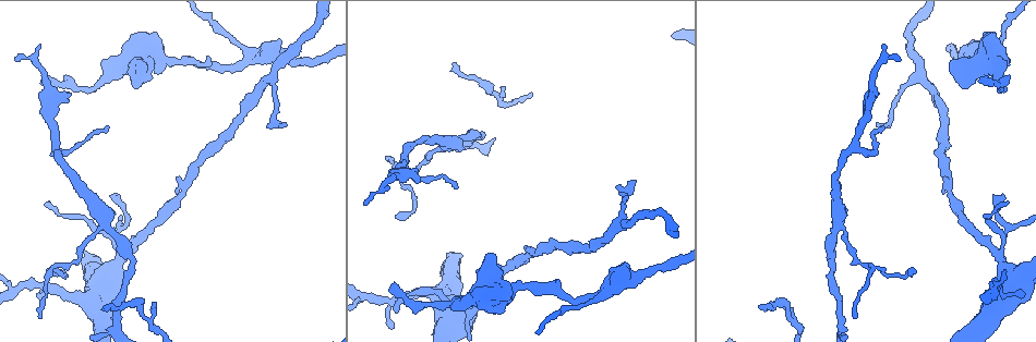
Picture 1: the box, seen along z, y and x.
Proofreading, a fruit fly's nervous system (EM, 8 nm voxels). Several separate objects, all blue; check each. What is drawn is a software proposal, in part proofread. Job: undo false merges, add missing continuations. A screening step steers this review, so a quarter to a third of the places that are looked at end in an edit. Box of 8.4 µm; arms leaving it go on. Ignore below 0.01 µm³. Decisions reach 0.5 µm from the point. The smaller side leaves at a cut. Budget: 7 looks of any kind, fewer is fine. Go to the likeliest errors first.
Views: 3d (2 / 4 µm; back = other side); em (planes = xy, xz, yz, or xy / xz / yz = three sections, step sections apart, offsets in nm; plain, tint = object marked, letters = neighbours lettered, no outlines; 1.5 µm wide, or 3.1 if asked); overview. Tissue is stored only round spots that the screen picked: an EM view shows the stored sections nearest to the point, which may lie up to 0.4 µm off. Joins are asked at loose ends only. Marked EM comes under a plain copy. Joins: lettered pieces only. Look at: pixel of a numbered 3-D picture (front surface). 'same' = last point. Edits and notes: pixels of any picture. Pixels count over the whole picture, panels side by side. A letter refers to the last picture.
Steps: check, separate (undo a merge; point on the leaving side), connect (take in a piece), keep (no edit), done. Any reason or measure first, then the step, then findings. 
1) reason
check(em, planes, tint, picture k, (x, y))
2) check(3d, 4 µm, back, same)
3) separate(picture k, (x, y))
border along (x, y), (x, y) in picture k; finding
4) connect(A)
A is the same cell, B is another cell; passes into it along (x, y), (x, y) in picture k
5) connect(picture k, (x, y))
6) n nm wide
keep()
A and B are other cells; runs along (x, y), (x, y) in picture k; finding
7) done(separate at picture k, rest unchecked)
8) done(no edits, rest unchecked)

thin end
check(em, planes, letters, picture 1, (389, 186))

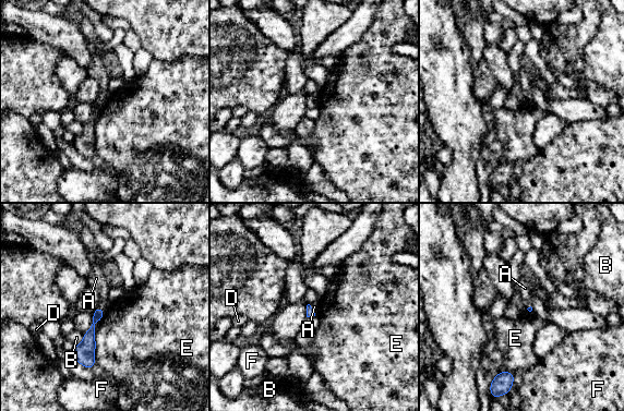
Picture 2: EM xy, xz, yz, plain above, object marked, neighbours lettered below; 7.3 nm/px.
connect(A)
A is the same cell, B, D, E and F are other cells; passes into it along (88, 339), (100, 307), (96, 278) in picture 2; it goes on there

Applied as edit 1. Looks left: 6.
sudden change in width
check(3d, 2 µm, picture 1, (636, 279))

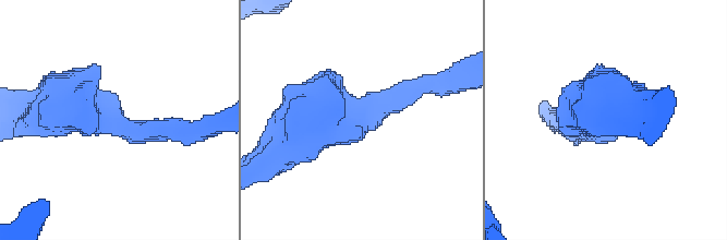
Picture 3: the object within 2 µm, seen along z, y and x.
arms of 160, 280 nm; shape alone is not enough
check(em, yz, step 4, tint, picture 3, (118, 120))

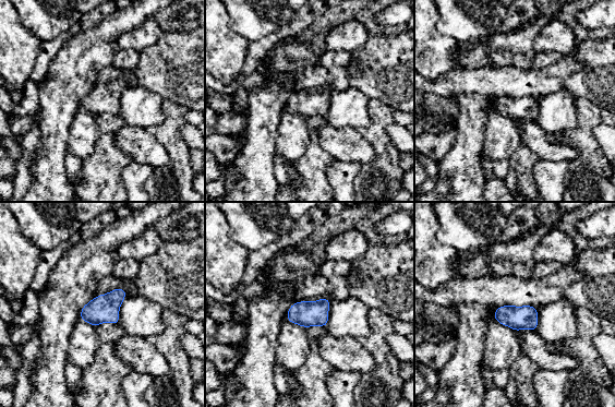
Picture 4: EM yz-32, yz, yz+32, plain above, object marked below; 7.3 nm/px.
check(em, planes, letters, same)

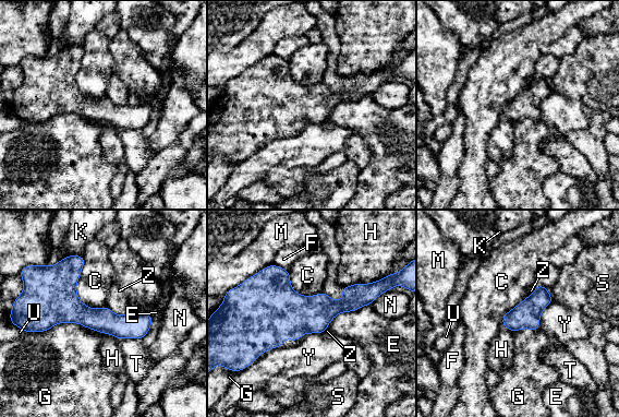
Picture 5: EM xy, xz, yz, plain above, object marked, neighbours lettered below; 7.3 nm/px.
180 nm wide
keep()
C, E, F, G, H, K, M, N, S, T, U, Y and Z are other cells; border along (107, 306), (117, 314), (126, 313) in picture 5; continuous, no second neuron

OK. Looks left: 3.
sudden change in width
check(3d, 2 µm, picture 1, (178, 60))

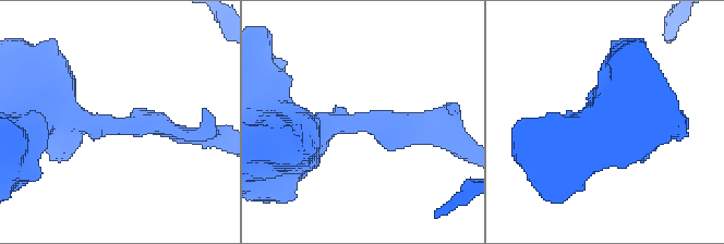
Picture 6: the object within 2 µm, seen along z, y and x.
arms of 180, 600 nm
check(em, xz, step 4, tint, picture 6, (117, 120))

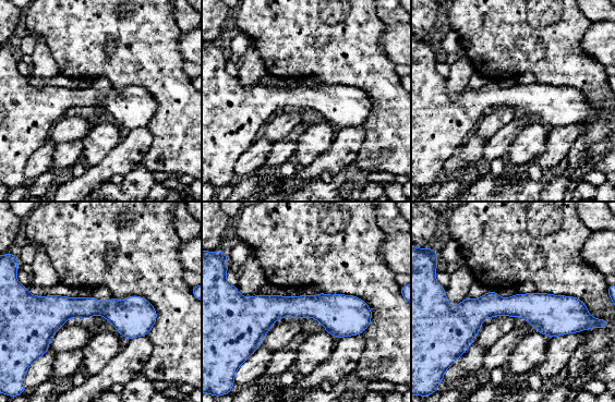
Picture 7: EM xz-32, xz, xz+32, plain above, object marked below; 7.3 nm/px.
cut it another way
check(em, planes, letters, same)

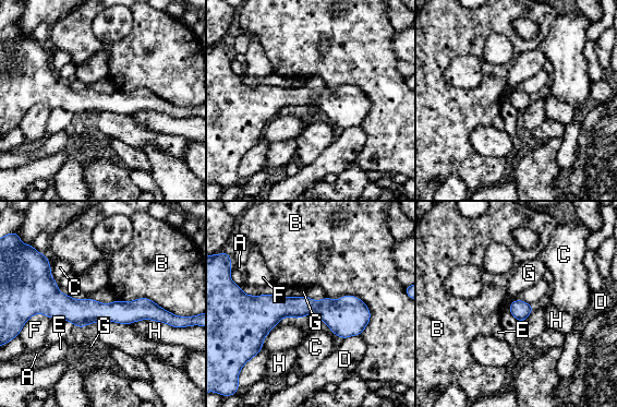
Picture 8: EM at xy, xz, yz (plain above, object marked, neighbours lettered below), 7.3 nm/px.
keep()
A, B, C, D, E, F, G and H are other cells; all the same neuron

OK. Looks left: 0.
done(connect at picture 2, rest unchecked)

